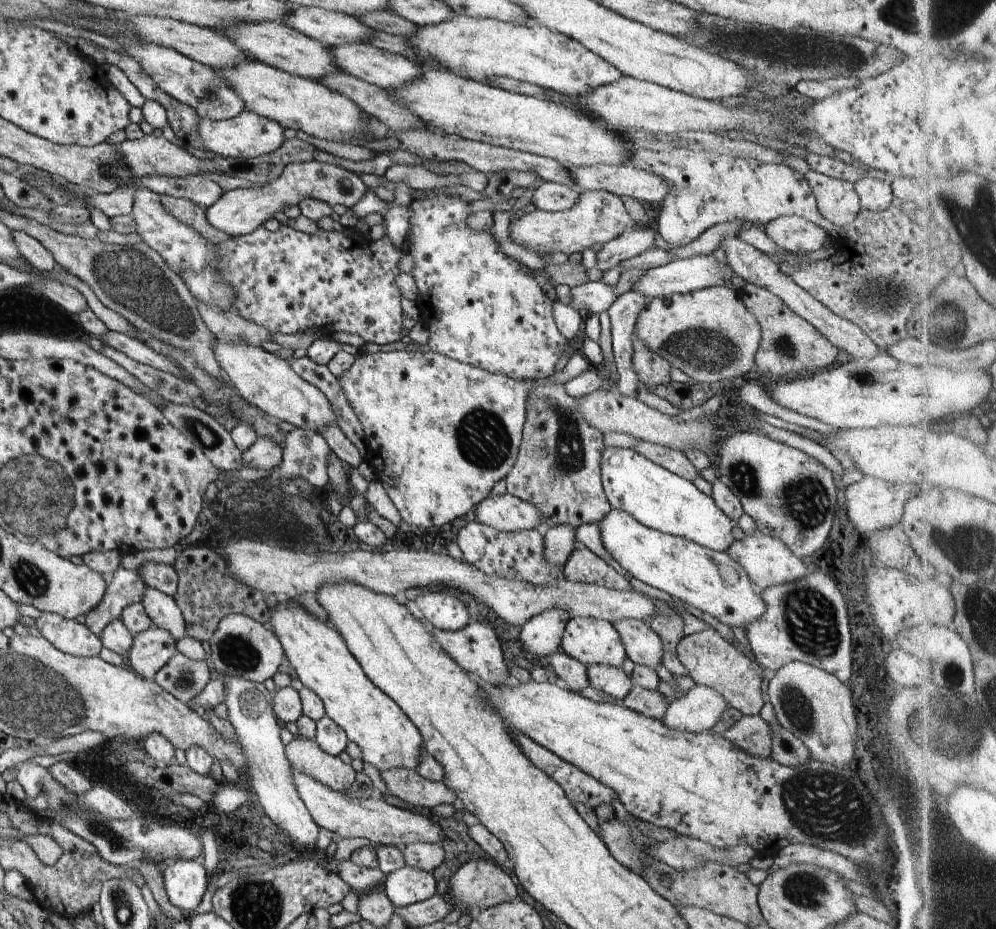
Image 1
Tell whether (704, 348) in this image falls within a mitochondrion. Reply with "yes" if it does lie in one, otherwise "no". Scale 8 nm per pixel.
yes

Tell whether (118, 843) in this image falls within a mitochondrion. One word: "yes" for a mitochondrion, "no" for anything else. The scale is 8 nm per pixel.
yes

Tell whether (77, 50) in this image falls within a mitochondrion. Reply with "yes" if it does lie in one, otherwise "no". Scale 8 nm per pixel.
no

